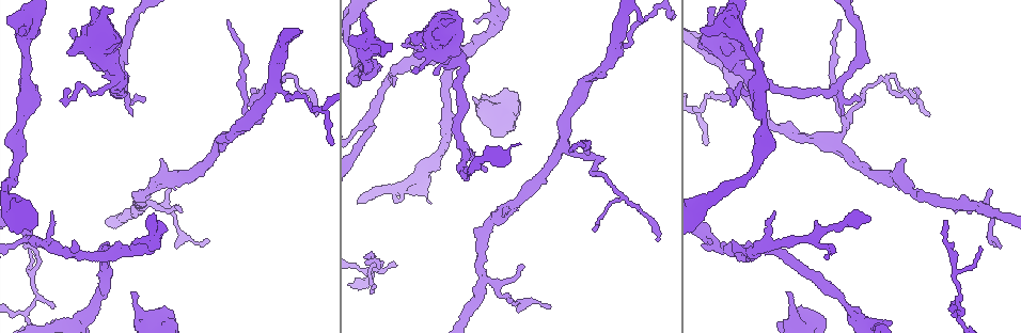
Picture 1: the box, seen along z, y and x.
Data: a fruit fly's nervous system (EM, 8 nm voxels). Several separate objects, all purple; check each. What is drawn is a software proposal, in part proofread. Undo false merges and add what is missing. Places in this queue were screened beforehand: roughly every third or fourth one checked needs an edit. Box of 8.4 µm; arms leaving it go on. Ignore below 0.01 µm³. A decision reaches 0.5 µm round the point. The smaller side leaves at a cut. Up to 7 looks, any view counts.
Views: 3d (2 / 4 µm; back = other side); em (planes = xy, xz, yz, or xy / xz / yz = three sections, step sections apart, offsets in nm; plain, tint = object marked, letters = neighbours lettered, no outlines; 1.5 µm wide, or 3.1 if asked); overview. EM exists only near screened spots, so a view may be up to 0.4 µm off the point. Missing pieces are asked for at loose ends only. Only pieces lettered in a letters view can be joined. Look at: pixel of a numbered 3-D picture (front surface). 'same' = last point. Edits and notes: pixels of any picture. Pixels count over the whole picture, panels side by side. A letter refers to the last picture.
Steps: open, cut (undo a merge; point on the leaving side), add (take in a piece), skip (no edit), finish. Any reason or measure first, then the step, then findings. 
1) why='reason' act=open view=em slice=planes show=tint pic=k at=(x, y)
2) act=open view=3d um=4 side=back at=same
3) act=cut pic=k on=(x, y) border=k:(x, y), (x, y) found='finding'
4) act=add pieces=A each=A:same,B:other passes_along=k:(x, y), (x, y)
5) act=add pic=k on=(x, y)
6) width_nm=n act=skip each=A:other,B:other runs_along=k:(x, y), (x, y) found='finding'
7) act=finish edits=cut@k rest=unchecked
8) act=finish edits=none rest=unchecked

why='thin end' act=open view=3d um=4 pic=1 at=(301, 32)

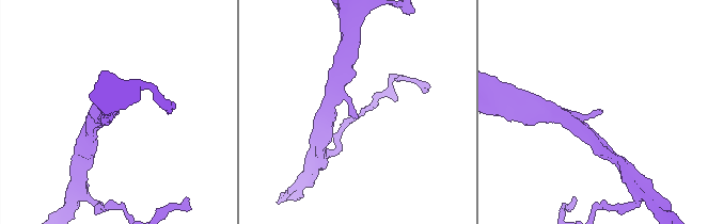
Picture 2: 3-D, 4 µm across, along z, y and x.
act=open view=em slice=xy step=4 show=letters pic=2 at=(599, 111)

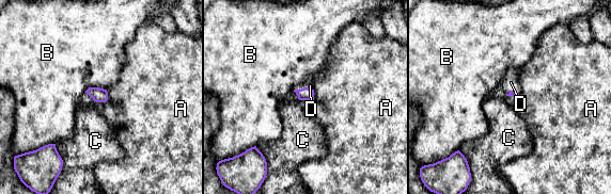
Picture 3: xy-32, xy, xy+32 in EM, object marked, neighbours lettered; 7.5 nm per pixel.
why='another direction' act=open view=em slice=planes show=letters at=same

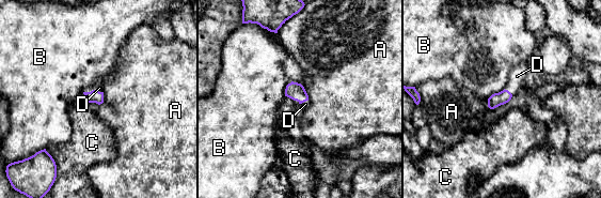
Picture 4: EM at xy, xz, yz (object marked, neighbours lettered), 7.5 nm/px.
act=add pieces=D each=A:other,B:other,C:other,D:same passes_along=4:(94, 96), (93, 90), (99, 88) found='it goes on there'

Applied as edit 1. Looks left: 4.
why='branch stops here' act=open view=em slice=xz step=8 show=letters pic=1 at=(416, 71)

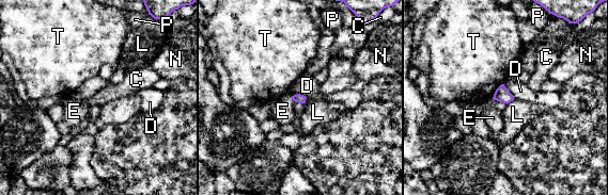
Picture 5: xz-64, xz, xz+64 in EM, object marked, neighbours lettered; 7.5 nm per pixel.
act=skip each=C:other,D:other,E:other,L:other,N:other,P:other,T:other border=5:(514, 99), (507, 104) found='none of them fits'

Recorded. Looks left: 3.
why='three arms meet' act=open view=em slice=planes show=plain pic=1 at=(26, 240)

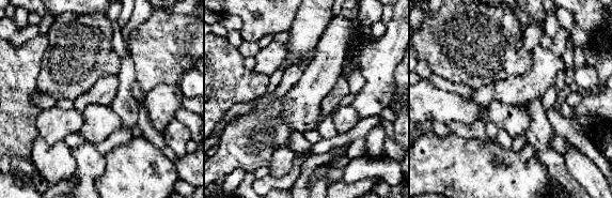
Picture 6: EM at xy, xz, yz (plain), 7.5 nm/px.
why='what lies round it' act=open view=em slice=planes show=letters at=same

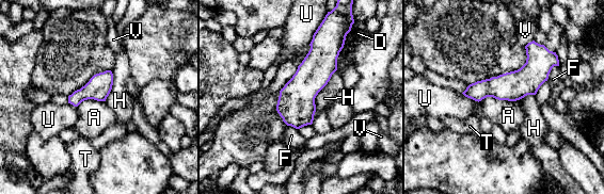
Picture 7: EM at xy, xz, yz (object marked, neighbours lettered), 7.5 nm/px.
act=skip each=A:other,D:other,F:other,H:other,T:other,U:other,V:other border=7:(513, 100), (485, 97), (478, 102) found='all the same cell'

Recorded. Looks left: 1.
act=finish edits=add@4 rest=unchecked

